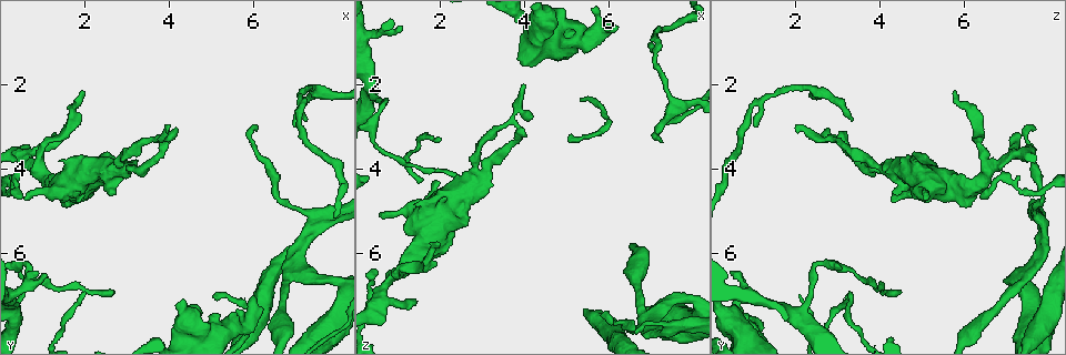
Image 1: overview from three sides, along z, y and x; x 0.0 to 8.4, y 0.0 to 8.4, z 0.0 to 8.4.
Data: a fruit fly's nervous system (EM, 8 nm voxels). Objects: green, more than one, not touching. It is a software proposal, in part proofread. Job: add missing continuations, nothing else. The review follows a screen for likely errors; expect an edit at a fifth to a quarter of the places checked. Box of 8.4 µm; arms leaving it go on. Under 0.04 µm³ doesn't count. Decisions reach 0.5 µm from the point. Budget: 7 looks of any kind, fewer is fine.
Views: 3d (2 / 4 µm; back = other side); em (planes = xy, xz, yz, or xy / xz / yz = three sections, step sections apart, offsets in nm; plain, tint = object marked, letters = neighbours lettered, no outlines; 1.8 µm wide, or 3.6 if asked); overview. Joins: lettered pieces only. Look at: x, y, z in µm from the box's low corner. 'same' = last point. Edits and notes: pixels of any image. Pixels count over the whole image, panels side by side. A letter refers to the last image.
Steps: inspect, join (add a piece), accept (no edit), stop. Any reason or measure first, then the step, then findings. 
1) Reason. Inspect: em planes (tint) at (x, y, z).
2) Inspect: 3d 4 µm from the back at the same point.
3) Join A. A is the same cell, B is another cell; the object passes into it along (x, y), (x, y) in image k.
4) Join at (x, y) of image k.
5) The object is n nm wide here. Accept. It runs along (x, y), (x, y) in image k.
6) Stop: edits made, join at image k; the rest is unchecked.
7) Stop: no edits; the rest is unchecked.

An open end. Inspect: 3d 2 µm at (1.05, 6.50, 0.60).

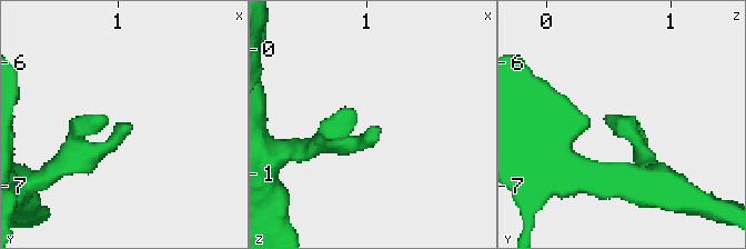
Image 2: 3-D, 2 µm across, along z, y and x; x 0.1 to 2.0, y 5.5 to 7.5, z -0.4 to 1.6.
Inspect: em yz step 16 (tint) at (0.98, 6.50, 0.60).

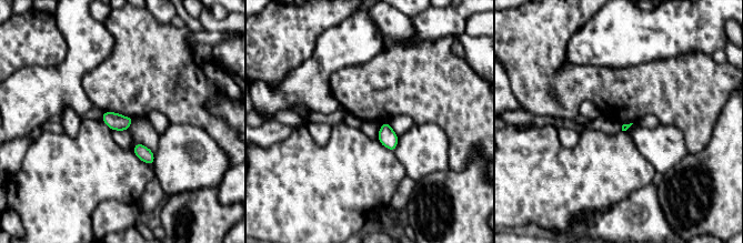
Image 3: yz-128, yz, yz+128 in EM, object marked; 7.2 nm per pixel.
Inspect: em planes (letters) at the same point.

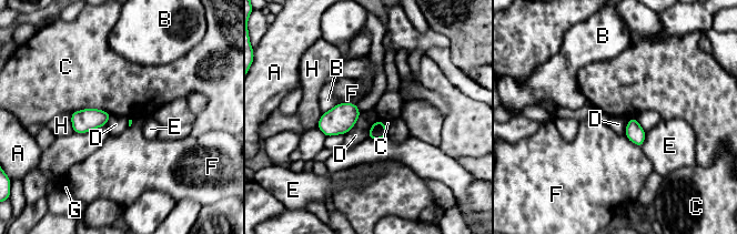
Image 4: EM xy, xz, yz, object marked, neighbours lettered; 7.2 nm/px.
The longest contact is with C, 300 nm. Accept. A, B, C, D, E, F, G and H are other cells; a border runs along (361, 113), (356, 122), (344, 134) in image 4; no lettered piece goes on from it.

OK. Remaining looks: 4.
Touches itself. Inspect: em xz step 16 (tint) at (3.70, 3.30, 2.85).

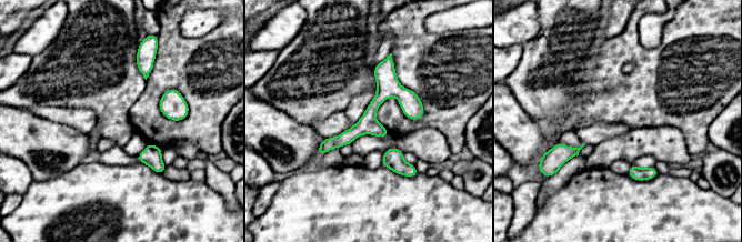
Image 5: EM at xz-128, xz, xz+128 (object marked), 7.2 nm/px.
Cut it another way. Inspect: em planes (letters) at the same point.

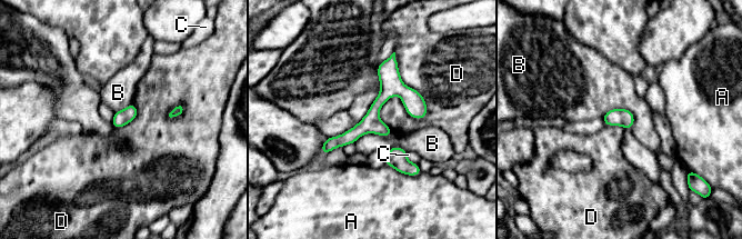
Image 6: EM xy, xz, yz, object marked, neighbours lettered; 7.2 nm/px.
The longest contact is with D, 600 nm. Accept. A, B, C and D are other cells; a border runs along (394, 51), (391, 130) in image 6; no lettered piece goes on from it.

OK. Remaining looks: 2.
Tapers out. Inspect: em xz step 4 (tint) at (7.30, 2.80, 3.30).

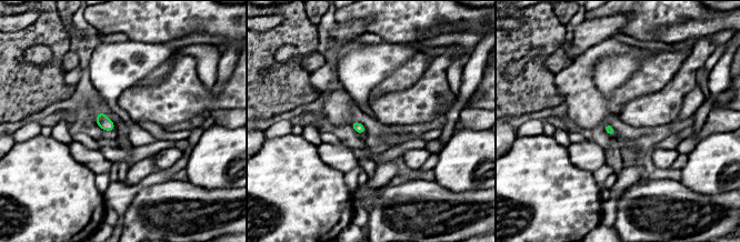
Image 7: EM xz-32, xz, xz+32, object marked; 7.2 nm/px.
Inspect: em planes (letters) at the same point.

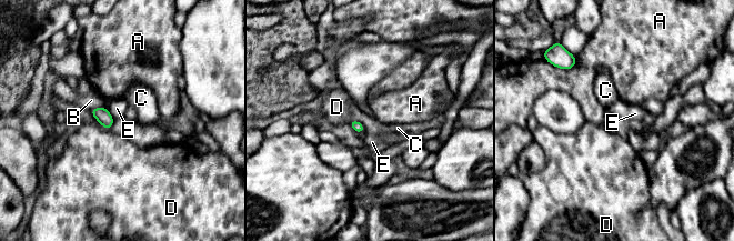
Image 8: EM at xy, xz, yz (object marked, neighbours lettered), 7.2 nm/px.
Accept. A, B, C, D and E are other cells; none of them fits.

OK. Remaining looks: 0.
Stop: no edits; the rest is unchecked.

